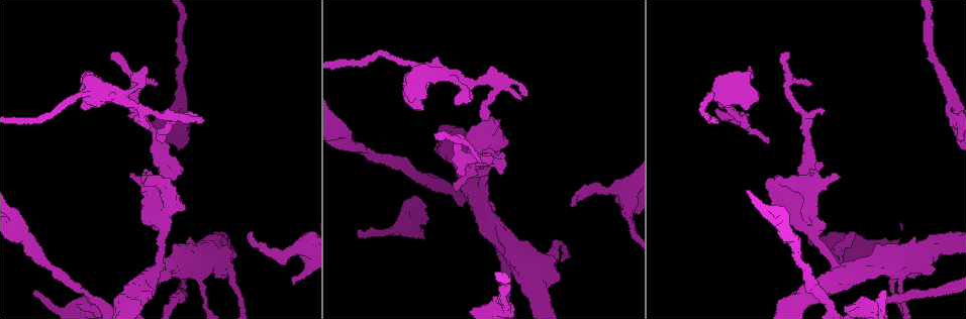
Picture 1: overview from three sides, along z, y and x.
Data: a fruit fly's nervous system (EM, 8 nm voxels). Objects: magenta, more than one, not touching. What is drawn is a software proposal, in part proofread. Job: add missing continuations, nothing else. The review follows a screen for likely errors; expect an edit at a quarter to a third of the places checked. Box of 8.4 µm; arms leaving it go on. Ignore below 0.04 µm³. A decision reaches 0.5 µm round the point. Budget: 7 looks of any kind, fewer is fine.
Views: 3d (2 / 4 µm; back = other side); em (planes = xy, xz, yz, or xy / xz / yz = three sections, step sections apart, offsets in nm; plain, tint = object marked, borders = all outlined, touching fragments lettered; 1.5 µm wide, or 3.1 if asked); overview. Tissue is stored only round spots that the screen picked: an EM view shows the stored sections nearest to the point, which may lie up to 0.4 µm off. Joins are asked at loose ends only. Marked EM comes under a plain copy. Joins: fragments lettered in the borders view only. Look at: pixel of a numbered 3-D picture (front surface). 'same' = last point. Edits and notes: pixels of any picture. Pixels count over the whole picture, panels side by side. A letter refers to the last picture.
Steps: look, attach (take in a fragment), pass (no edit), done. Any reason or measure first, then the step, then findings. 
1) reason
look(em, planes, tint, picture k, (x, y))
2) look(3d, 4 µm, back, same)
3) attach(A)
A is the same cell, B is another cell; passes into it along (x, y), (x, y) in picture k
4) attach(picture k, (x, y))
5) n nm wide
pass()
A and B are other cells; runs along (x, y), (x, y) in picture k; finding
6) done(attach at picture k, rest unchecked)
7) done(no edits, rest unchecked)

thin end
look(em, yz, step 4, tint, picture 1, (249, 233))

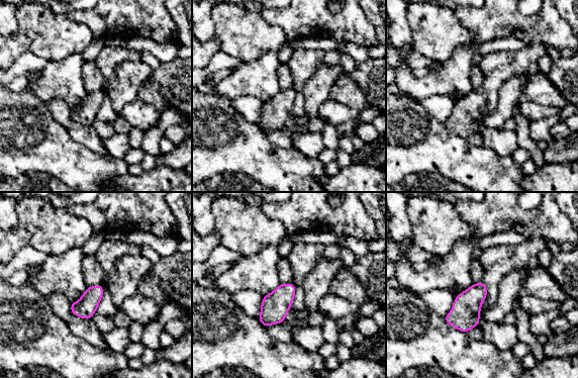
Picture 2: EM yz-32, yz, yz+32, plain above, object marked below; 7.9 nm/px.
look(em, planes, borders, same)

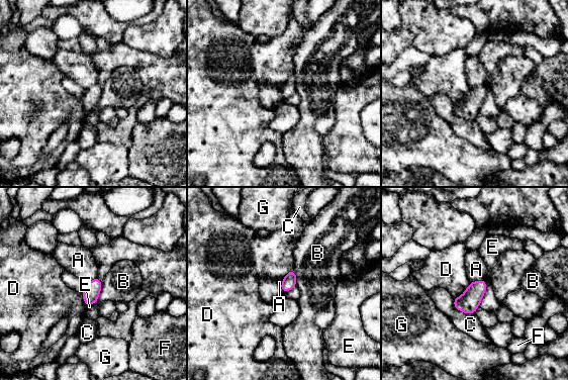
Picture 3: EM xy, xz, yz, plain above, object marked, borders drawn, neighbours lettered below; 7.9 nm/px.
pass()
A, B, C, D, E, F and G are other cells; border along (485, 279), (470, 282) in picture 3; none of them fits

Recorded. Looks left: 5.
stops while still wide
look(3d, 4 µm, back, picture 1, (751, 72))

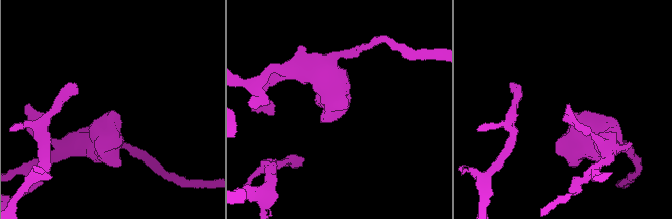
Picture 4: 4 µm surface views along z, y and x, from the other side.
shape alone is not enough
look(em, xy, step 4, borders, picture 4, (113, 112))

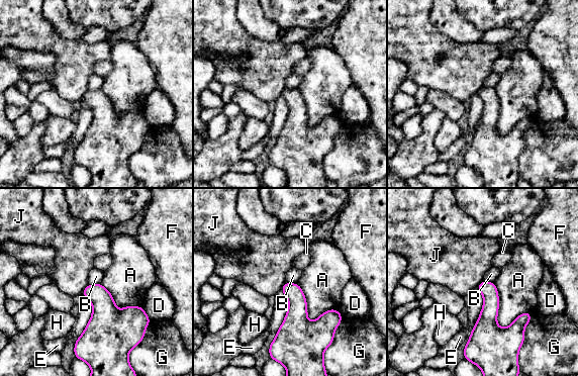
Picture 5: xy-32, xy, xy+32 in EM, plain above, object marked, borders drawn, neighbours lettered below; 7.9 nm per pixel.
look(em, planes, borders, same)

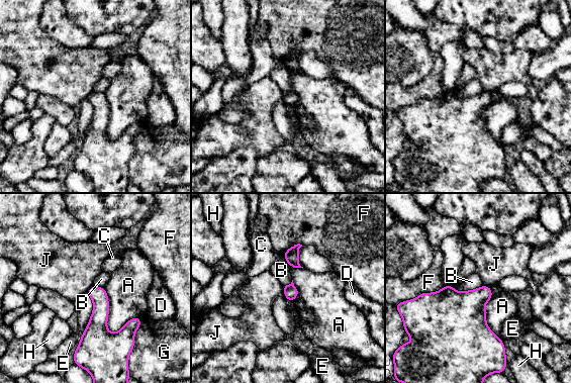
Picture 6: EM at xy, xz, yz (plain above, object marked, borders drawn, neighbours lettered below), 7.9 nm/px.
A touches over 380 nm
pass()
A, B, C, D, E, F, G, H and J are other cells; no lettered fragment goes on from it

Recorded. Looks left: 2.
tapers out
look(em, planes, borders, picture 1, (360, 233))

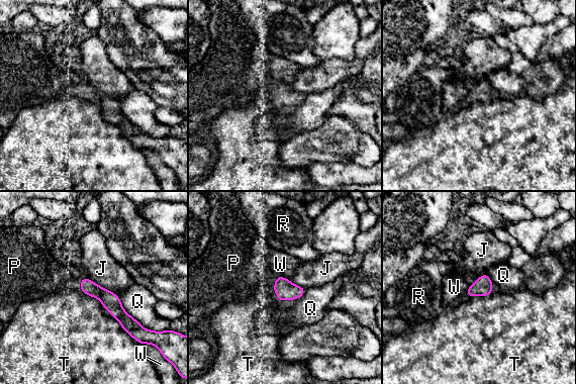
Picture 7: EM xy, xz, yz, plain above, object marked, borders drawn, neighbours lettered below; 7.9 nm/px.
attach(P)
P is the same cell, J, Q, R, T and W are other cells; it goes on there

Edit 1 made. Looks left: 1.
done(attach at picture 7, rest unchecked)

